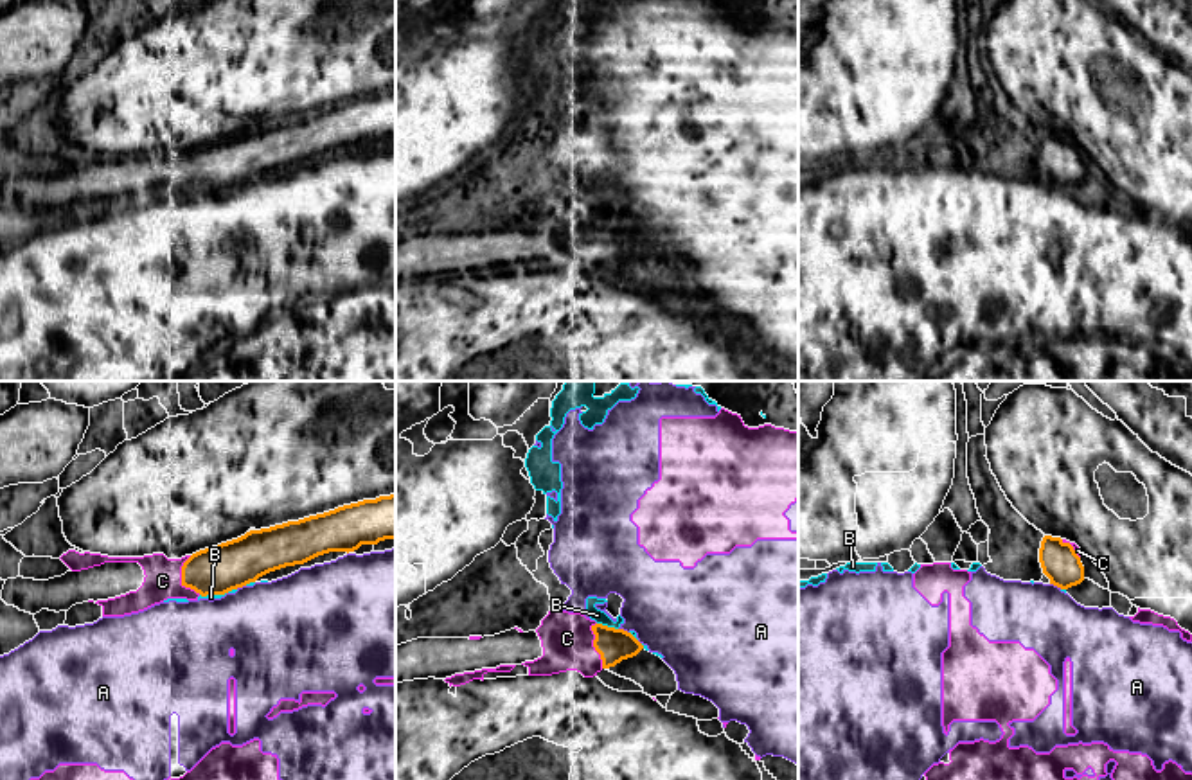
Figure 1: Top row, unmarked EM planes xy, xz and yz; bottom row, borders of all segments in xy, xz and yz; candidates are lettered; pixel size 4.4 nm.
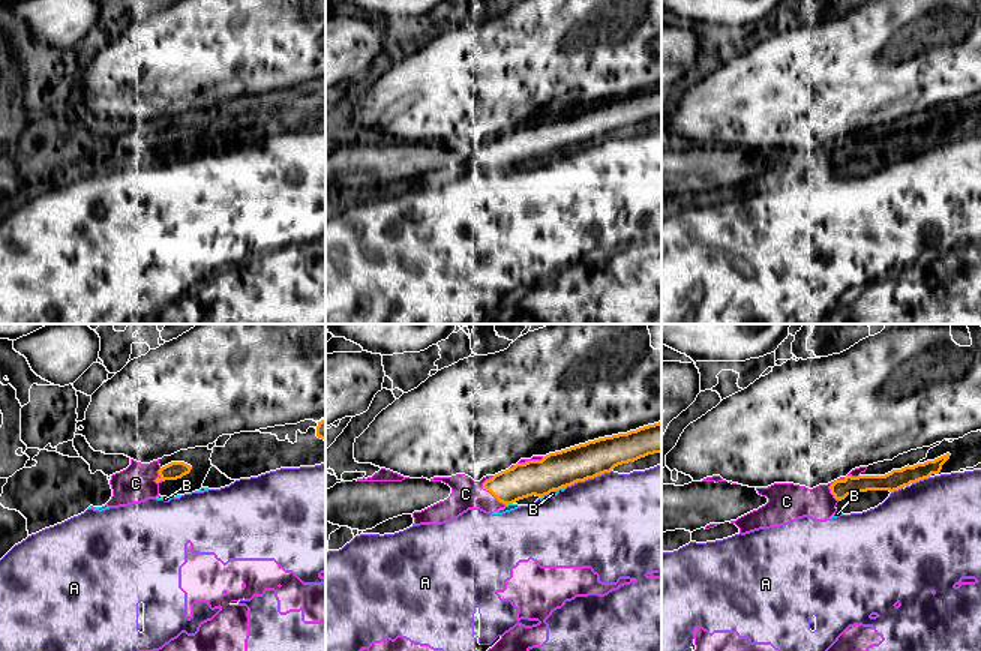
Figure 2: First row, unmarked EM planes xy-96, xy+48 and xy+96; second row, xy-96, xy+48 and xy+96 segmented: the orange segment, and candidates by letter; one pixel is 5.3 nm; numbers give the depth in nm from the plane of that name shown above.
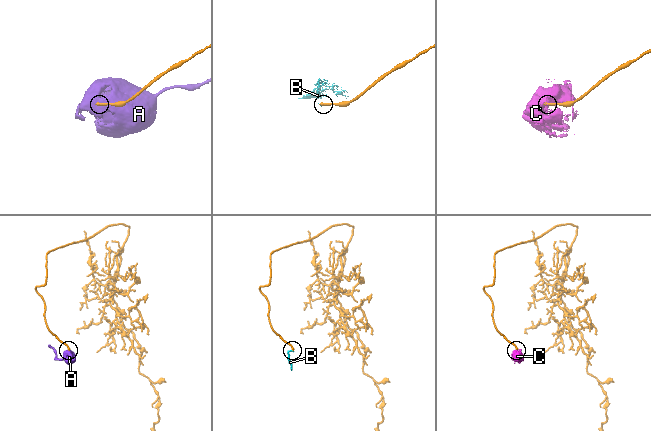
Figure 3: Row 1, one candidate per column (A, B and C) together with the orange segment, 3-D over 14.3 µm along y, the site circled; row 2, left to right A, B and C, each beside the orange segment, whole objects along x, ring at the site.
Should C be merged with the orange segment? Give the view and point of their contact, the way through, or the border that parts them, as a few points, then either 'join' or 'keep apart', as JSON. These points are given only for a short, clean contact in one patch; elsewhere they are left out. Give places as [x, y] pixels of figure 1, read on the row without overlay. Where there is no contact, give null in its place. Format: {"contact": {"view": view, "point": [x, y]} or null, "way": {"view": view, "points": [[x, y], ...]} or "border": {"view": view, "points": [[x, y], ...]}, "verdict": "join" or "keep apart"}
{"contact": {"view": "xy", "point": [182, 177]}, "verdict": "keep apart"}

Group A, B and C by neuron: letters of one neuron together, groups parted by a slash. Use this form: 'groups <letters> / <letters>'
groups A B C

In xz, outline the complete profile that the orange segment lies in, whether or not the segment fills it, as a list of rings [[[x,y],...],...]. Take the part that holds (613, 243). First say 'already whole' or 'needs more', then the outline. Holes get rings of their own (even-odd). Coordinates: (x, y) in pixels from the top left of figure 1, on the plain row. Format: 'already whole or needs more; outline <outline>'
already whole; outline [[[595,221],[592,228],[595,232],[593,244],[600,252],[602,266],[615,264],[644,246],[644,243],[624,226]]]

